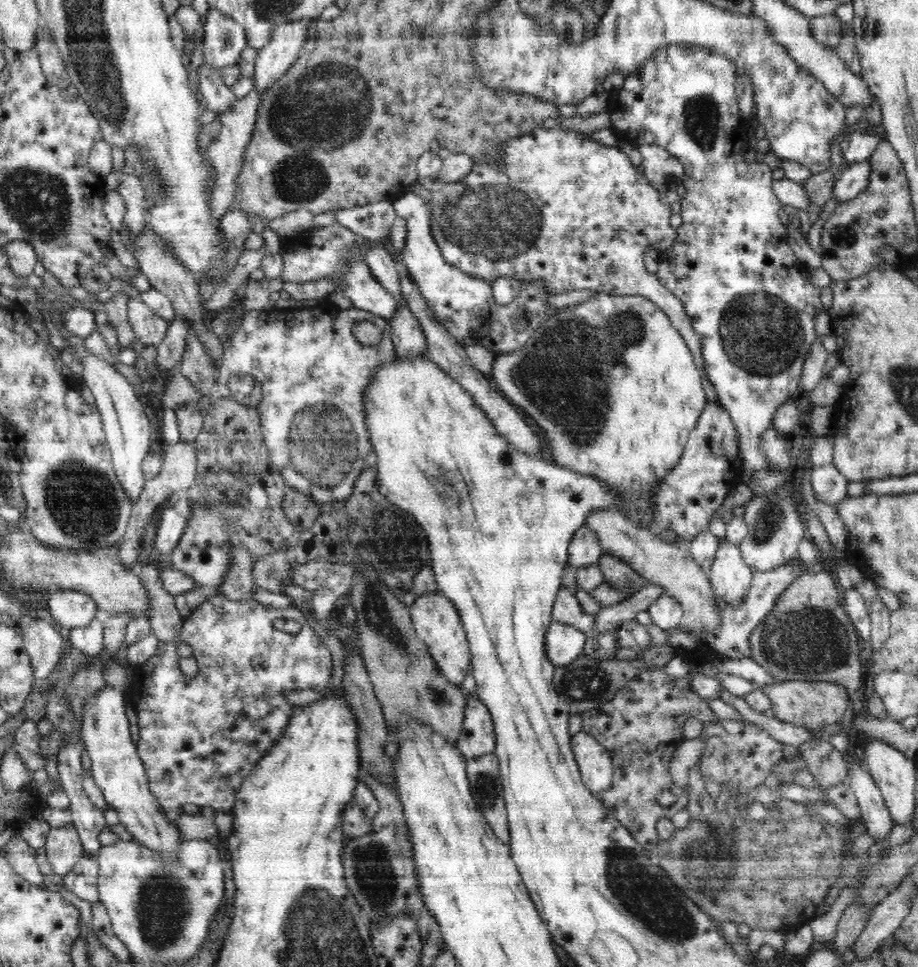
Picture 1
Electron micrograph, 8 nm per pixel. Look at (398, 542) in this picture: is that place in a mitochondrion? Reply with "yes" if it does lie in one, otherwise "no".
yes

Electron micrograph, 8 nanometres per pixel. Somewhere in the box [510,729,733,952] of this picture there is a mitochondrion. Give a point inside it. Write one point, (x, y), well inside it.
(643, 892)

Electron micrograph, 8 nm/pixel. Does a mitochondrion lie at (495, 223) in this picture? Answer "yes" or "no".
yes

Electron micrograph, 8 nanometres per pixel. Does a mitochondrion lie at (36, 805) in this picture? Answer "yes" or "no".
no

